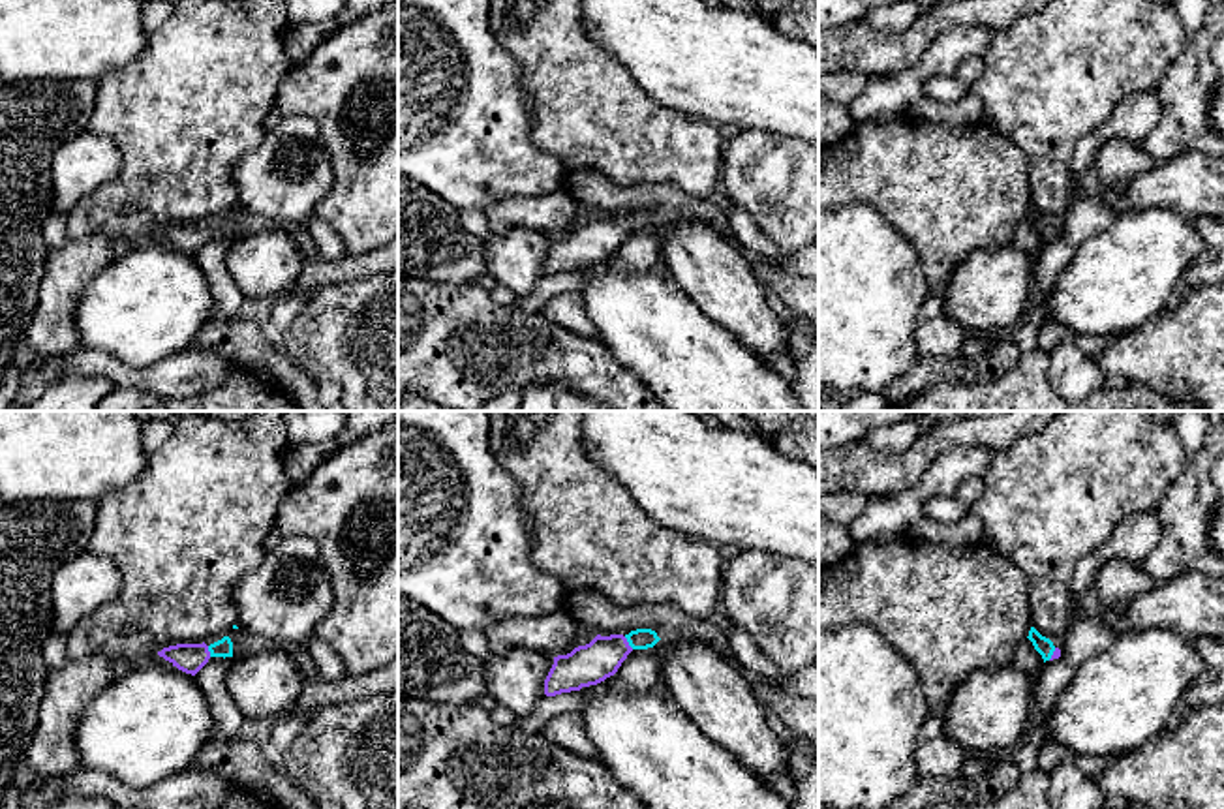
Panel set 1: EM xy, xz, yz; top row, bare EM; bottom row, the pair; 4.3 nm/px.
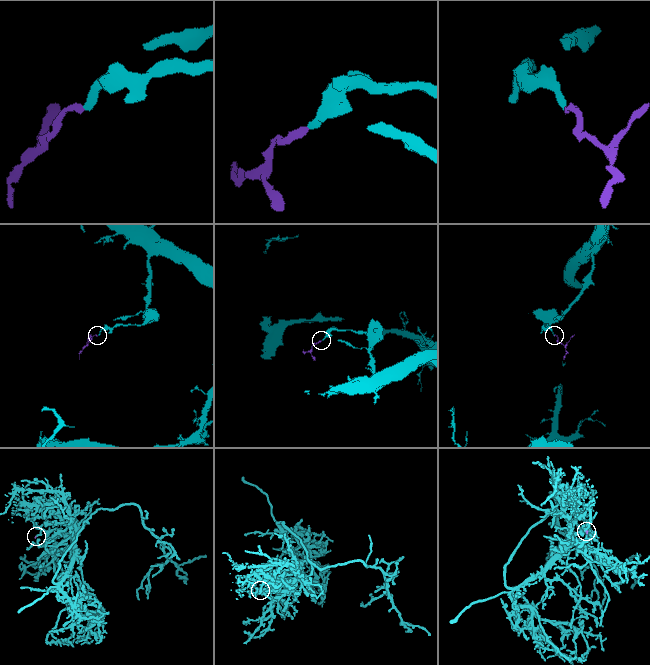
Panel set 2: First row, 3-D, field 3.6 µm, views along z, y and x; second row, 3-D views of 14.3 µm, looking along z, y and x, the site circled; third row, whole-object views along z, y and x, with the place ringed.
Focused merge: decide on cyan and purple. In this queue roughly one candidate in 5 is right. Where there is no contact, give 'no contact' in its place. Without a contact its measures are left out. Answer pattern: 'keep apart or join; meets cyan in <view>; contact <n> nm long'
join; meets cyan in xz; contact 70 nm long

